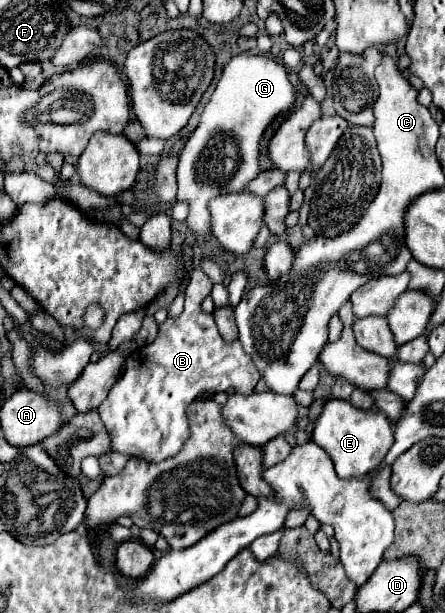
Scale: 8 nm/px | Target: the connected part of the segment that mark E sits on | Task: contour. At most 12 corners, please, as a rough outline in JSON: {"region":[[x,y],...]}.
{"region":[[328,399],[312,439],[340,479],[376,469],[394,443],[390,419]]}

